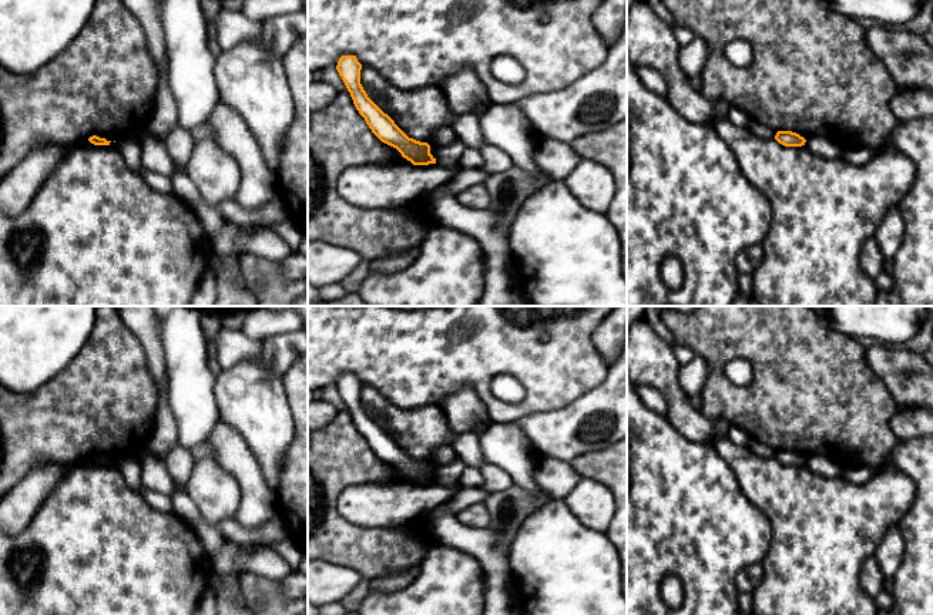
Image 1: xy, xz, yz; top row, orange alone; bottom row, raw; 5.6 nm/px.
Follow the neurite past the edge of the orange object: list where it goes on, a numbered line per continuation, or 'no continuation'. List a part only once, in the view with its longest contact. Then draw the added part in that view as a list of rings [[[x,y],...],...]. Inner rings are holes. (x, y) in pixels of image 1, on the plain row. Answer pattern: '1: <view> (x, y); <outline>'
no continuation

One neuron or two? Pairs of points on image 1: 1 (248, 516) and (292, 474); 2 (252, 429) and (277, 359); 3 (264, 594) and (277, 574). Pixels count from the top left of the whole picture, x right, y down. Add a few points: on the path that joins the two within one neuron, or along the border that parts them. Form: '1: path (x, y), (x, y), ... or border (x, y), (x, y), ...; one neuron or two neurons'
1: border (275, 490), (279, 513); two neurons
2: path (255, 412), (255, 387), (264, 376); one neuron
3: border (240, 574), (257, 574), (277, 582); two neurons

